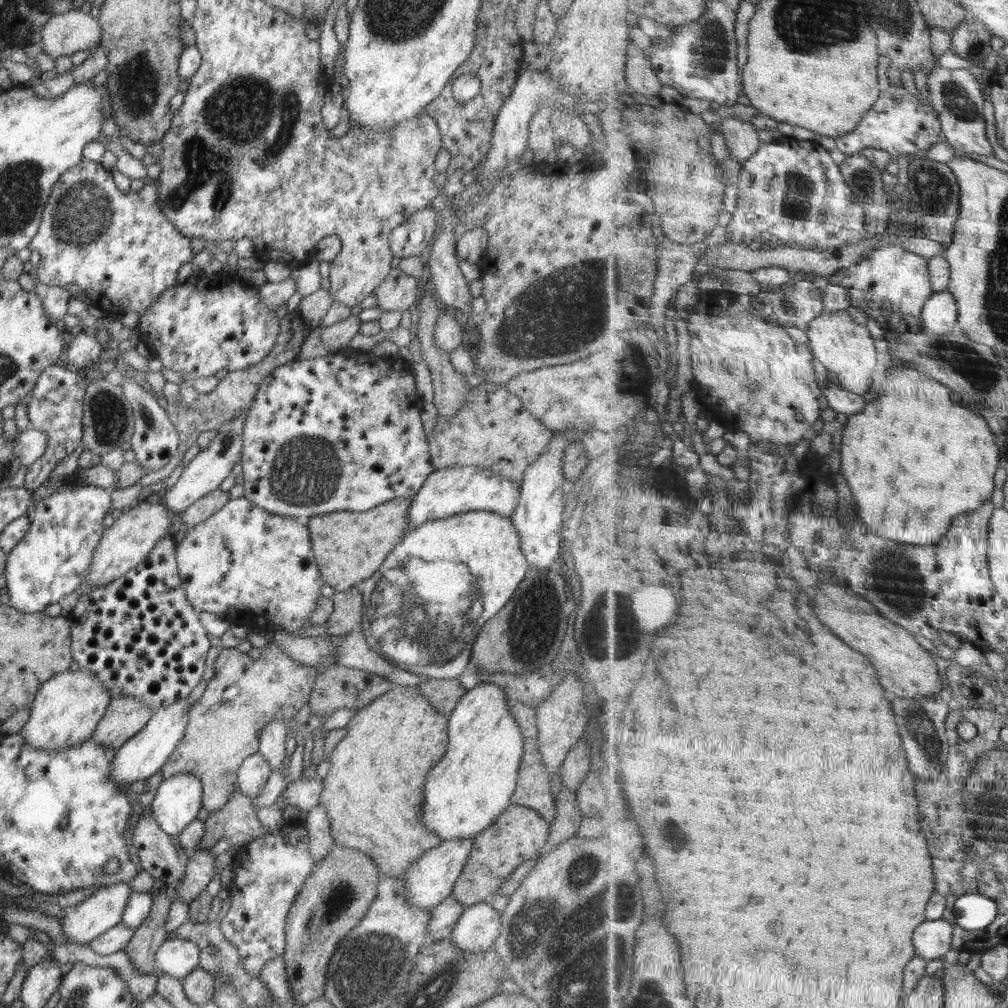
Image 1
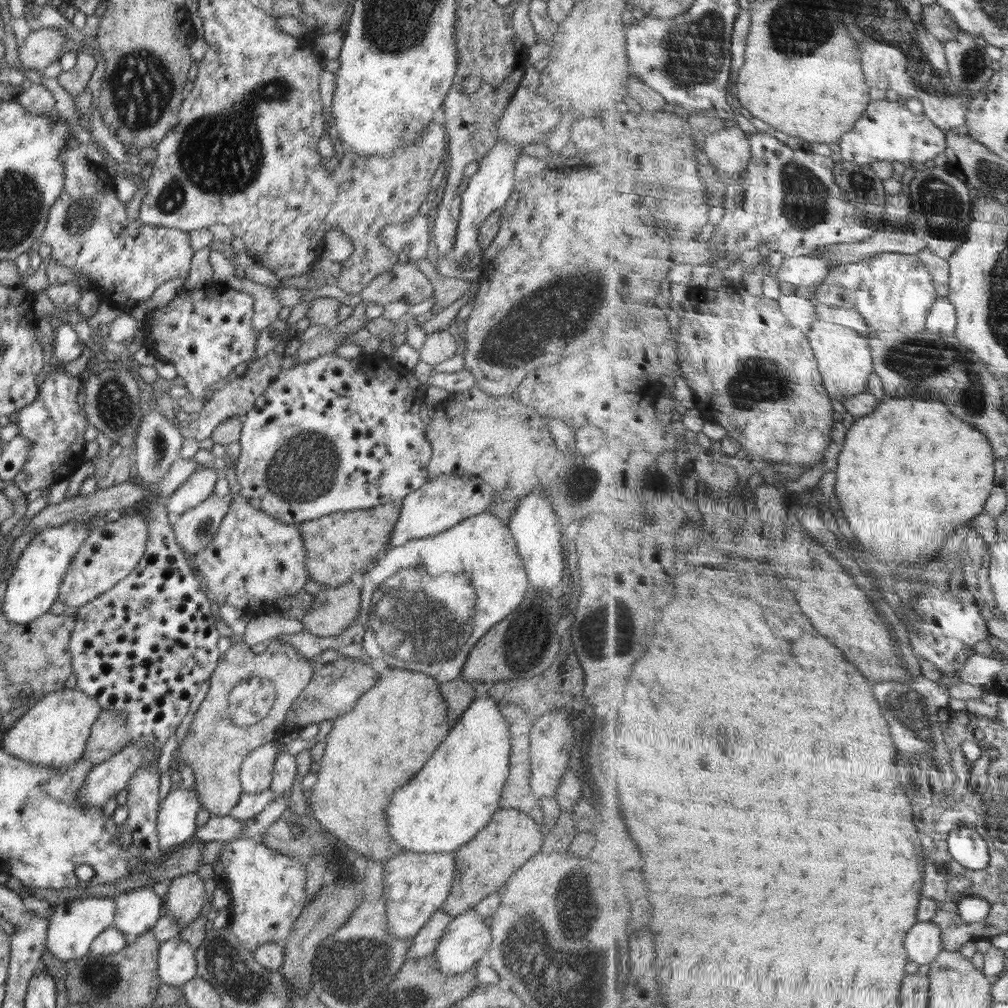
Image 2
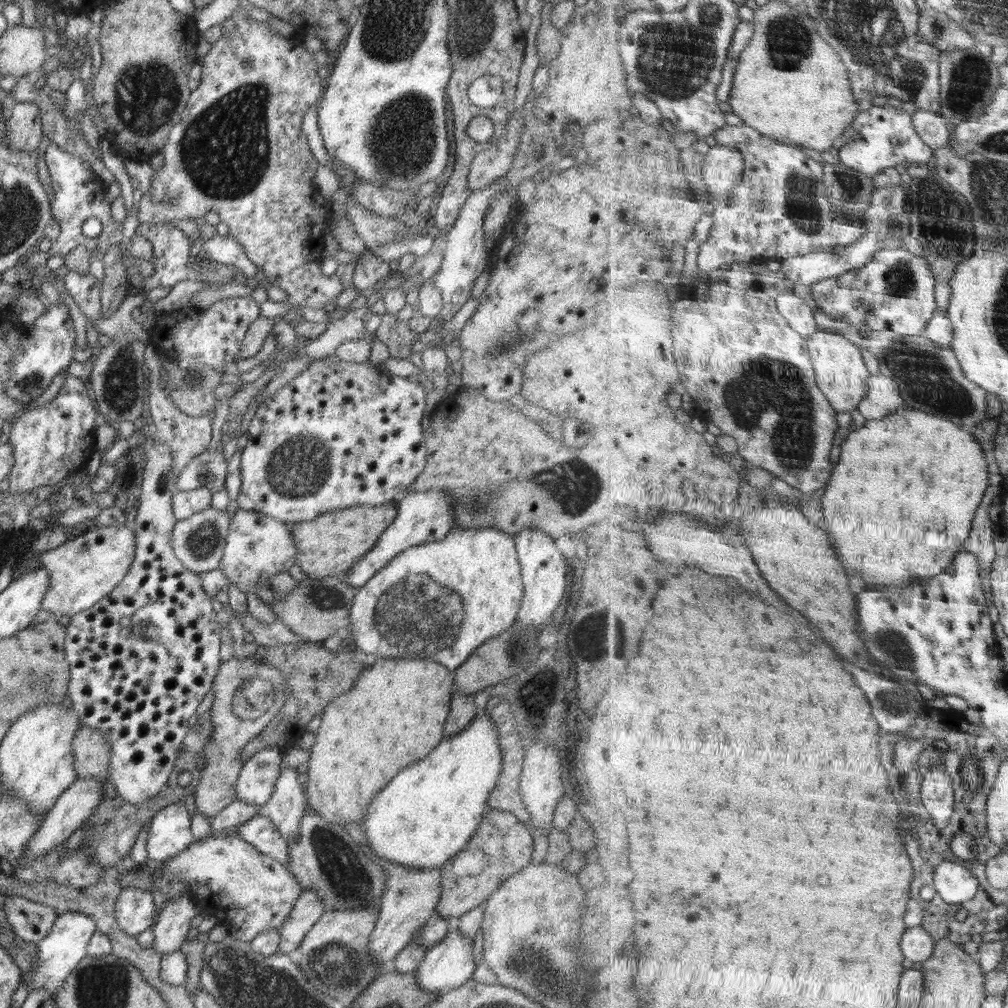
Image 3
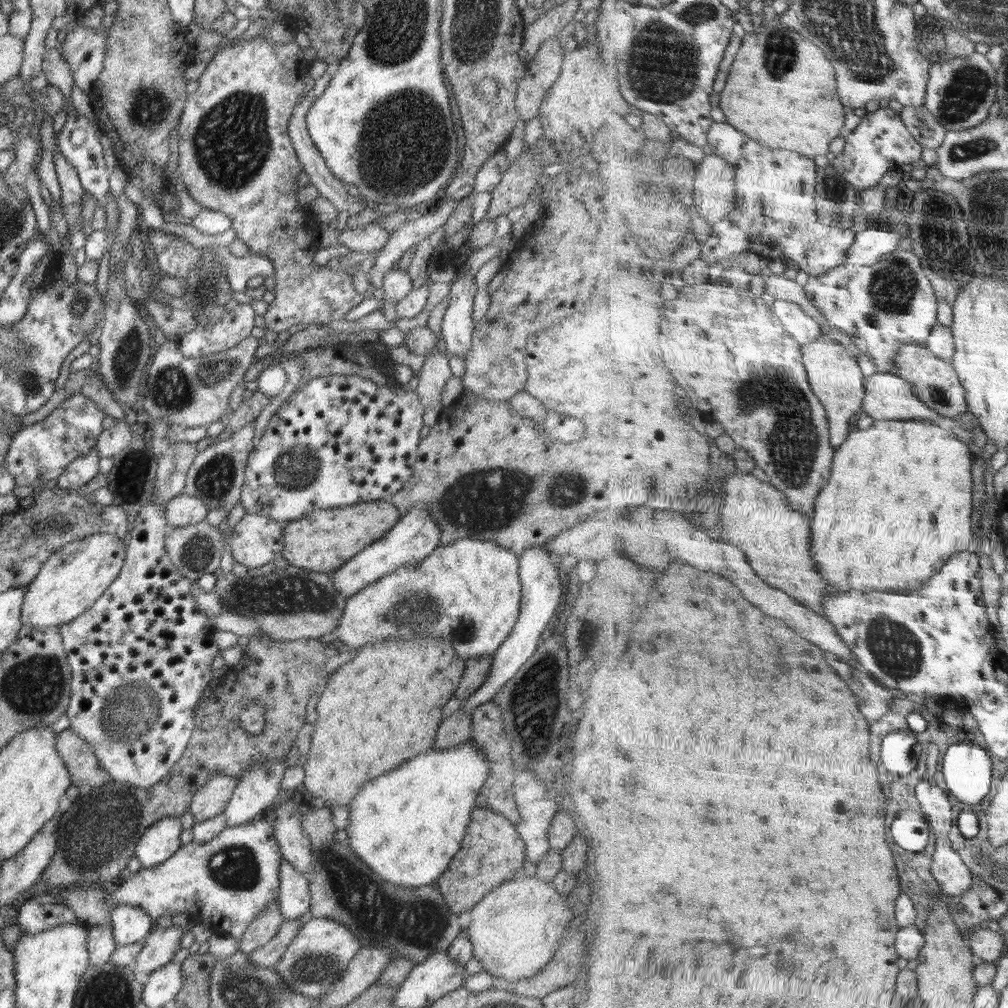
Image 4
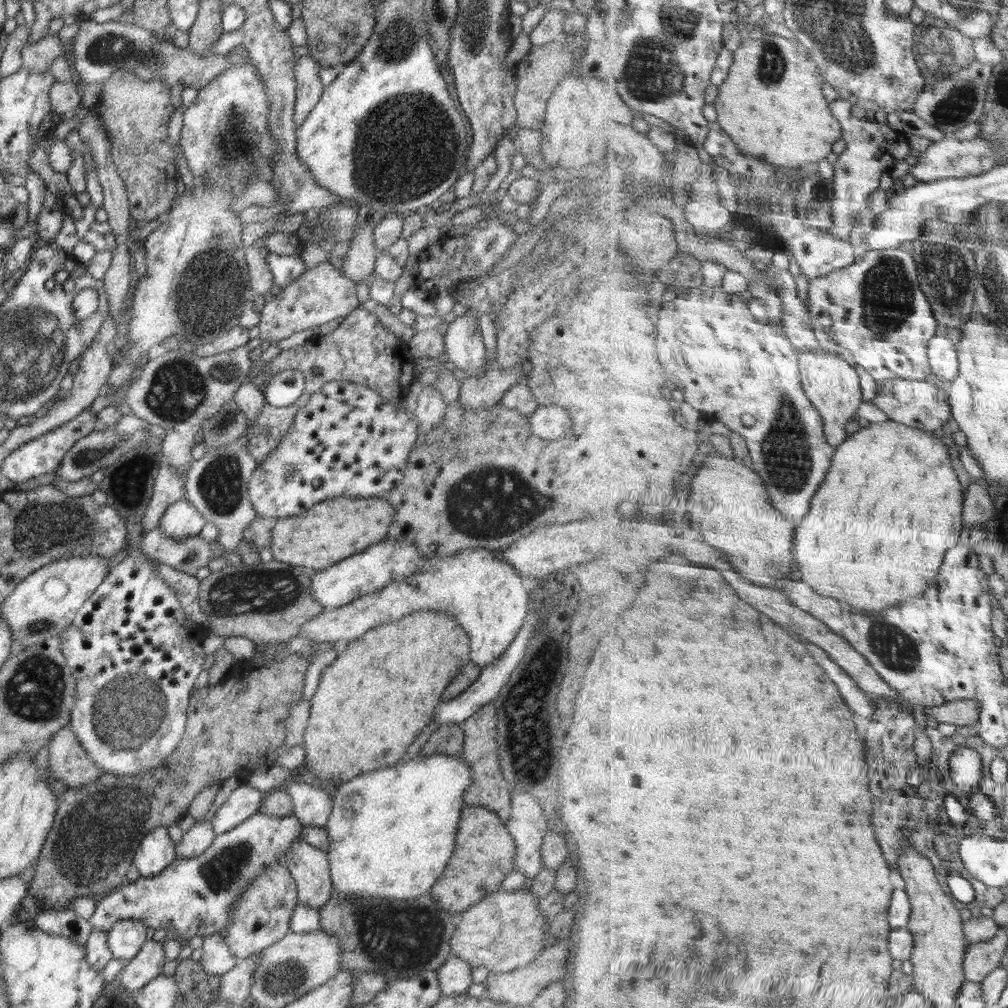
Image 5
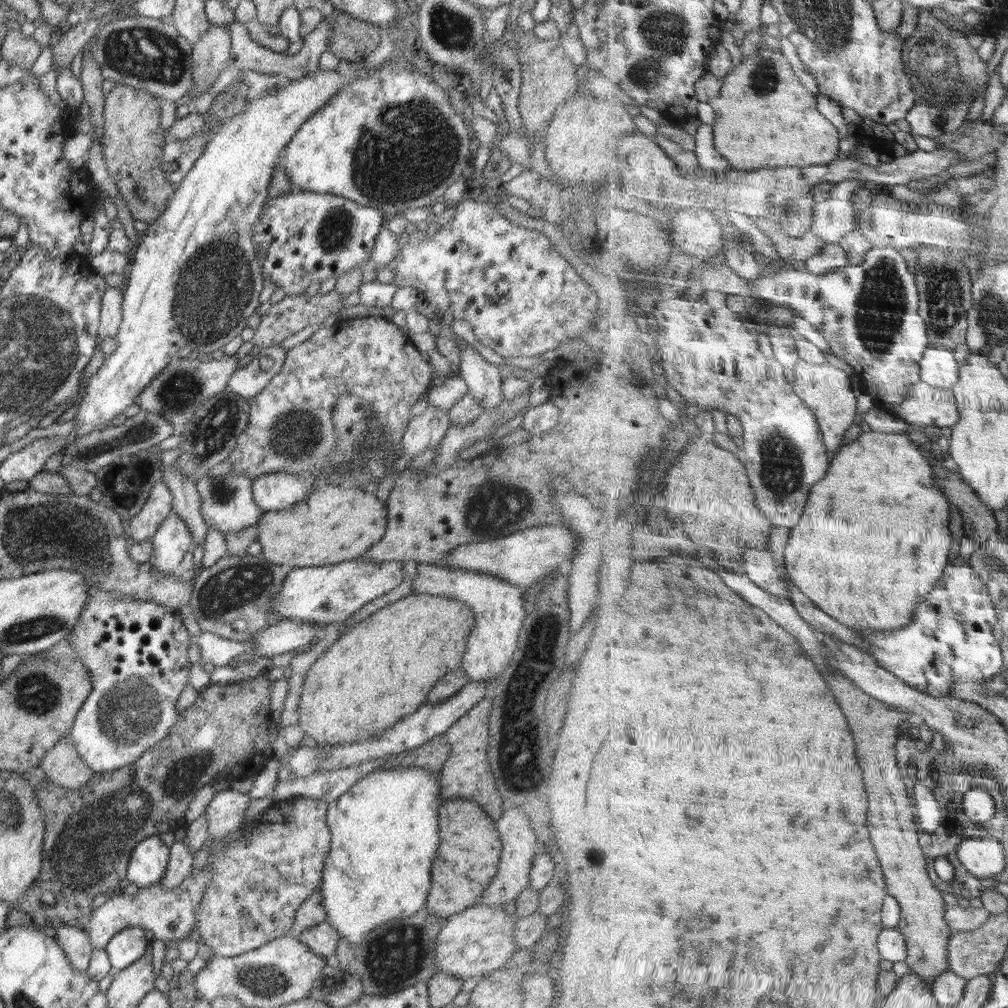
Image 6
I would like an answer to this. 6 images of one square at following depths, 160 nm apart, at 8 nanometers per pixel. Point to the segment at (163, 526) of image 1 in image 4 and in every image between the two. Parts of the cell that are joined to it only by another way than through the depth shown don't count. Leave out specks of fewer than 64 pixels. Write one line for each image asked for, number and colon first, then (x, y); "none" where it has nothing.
2: (111, 552)
3: (83, 570)
4: (71, 580)

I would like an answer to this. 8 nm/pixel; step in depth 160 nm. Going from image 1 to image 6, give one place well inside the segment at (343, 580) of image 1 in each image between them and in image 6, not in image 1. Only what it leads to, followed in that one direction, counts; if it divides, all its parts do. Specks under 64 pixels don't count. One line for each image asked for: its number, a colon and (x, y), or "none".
2: (337, 546)
3: (330, 546)
4: (322, 542)
5: (339, 527)
6: (334, 524)

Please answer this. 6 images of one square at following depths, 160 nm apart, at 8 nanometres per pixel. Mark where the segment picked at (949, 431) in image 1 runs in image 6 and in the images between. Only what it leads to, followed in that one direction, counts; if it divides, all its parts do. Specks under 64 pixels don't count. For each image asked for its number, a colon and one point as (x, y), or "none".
2: (936, 473)
3: (905, 514)
4: (895, 513)
5: (891, 508)
6: (848, 552)

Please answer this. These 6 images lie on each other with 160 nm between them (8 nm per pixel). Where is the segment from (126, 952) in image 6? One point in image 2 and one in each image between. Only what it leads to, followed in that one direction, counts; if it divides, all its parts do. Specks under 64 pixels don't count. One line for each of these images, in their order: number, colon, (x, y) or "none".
2: (136, 911)
3: (134, 909)
4: (129, 924)
5: (125, 939)

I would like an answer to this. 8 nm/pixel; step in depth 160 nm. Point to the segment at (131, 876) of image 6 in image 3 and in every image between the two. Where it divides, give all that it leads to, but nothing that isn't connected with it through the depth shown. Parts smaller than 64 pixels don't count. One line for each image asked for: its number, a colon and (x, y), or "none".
3: (170, 833)
4: (160, 840)
5: (156, 851)

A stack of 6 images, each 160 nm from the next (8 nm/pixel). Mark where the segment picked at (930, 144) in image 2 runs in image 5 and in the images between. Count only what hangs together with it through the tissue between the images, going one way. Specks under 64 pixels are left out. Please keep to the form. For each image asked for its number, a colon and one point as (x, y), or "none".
3: (888, 136)
4: (882, 141)
5: (872, 146)

